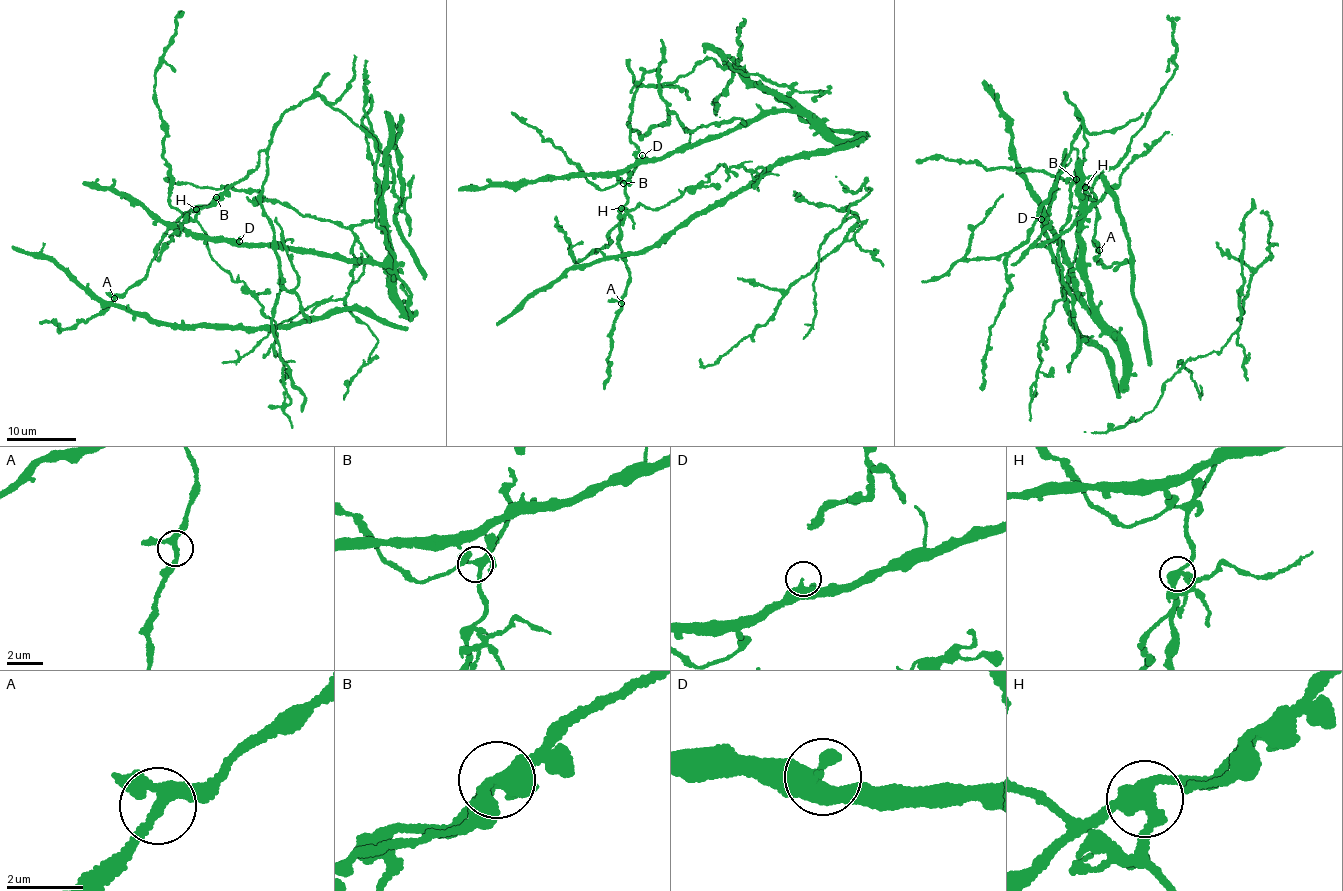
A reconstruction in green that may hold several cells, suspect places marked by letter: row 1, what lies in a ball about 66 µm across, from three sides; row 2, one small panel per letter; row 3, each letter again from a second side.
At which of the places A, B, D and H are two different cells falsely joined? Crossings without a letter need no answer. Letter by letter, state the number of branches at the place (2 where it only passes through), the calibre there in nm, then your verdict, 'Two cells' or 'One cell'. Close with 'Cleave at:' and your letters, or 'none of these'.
A: Branches: 3. Thickness 240 nm. One cell
B: Branches: 3. Thickness 320 nm. One cell
D: Branches: 3. Thickness 260 nm. One cell
H: Branches: 3. Thickness 360 nm. Two cells
Cleave at: H

